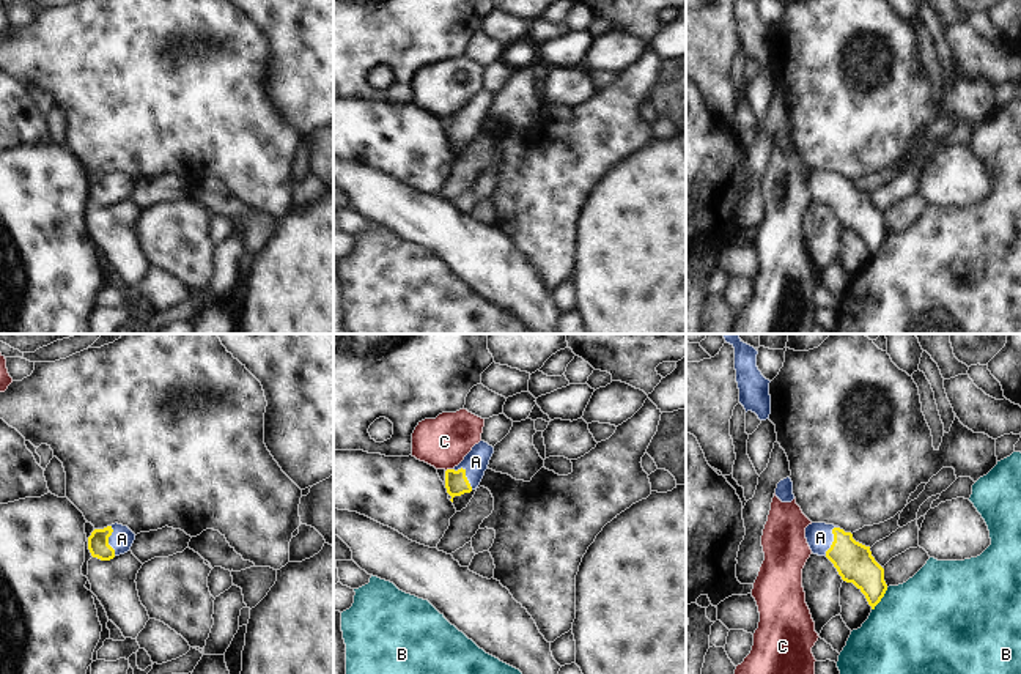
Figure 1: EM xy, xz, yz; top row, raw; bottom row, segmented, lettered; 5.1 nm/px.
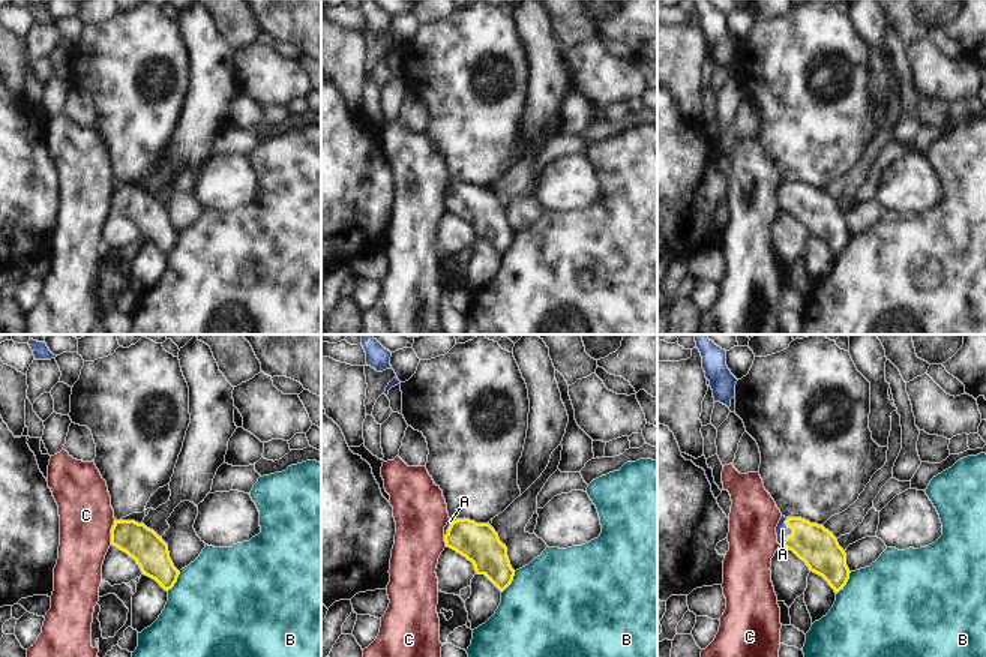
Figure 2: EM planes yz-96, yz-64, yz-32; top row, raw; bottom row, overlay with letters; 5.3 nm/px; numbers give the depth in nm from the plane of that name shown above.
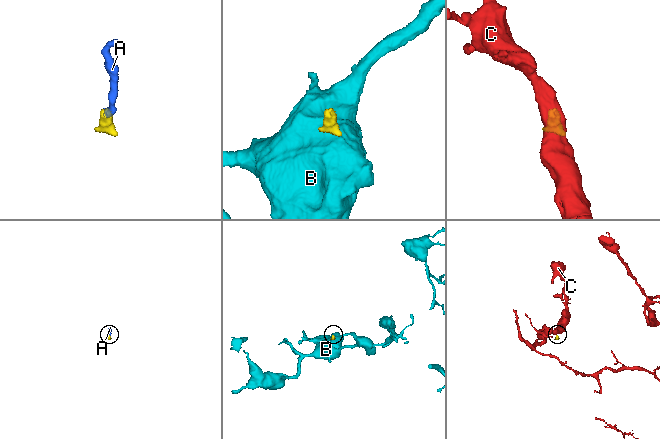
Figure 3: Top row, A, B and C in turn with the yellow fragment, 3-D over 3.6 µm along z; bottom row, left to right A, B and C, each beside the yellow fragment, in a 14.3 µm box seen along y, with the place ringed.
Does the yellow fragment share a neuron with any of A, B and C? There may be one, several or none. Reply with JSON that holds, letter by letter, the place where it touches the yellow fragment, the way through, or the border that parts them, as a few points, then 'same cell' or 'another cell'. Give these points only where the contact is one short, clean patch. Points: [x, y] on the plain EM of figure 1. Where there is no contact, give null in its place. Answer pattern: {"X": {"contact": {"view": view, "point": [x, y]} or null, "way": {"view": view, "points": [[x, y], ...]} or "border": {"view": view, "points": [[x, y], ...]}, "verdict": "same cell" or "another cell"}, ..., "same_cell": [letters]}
{"A": {"contact": {"view": "xz", "point": [464, 122]}, "way": {"view": "xz", "points": [[457, 131], [464, 122], [475, 109]]}, "verdict": "same cell"}, "B": {"contact": {"view": "yz", "point": [881, 244]}, "border": {"view": "yz", "points": [[888, 235], [872, 257]]}, "verdict": "another cell"}, "C": {"contact": {"view": "xz", "point": [449, 117]}, "border": {"view": "xz", "points": [[452, 115], [445, 118]]}, "verdict": "another cell"}, "same_cell": ["A"]}

